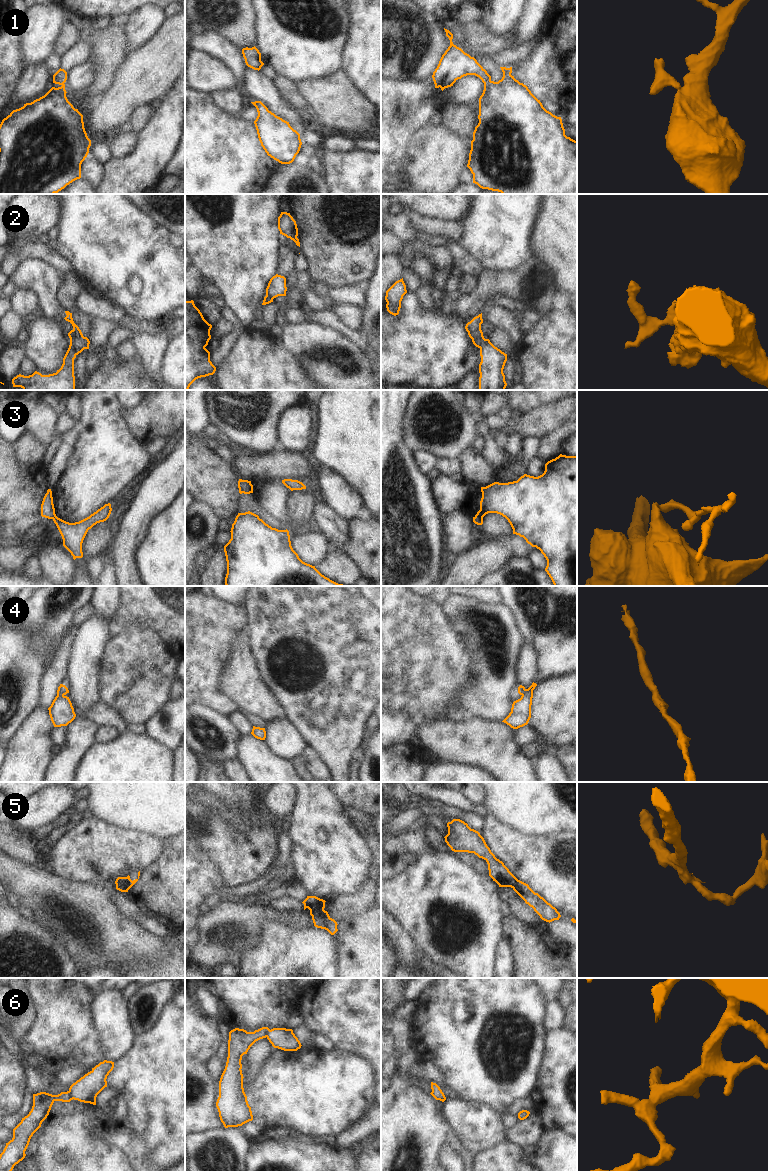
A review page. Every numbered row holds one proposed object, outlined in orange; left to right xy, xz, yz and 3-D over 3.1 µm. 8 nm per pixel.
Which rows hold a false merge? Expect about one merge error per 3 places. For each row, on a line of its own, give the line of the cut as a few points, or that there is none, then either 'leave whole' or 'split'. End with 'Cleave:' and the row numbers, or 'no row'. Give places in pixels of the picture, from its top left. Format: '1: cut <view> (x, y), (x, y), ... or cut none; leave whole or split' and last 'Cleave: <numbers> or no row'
1: cut none; leave whole
2: cut xy (70, 342), (76, 354); split
3: cut yz (475, 515), (482, 518); split
4: cut none; leave whole
5: cut xy (127, 877), (123, 884), (116, 886); split
6: cut xy (69, 1090), (73, 1098); split
Cleave: 2, 3, 5, 6

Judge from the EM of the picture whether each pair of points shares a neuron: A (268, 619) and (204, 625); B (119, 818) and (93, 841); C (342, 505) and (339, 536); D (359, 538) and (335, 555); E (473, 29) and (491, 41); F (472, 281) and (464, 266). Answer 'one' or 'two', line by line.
A: two
B: two
C: two
D: two
E: one
F: two

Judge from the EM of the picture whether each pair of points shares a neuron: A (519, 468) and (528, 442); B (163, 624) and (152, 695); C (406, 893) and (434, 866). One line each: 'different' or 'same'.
A: same
B: different
C: same

